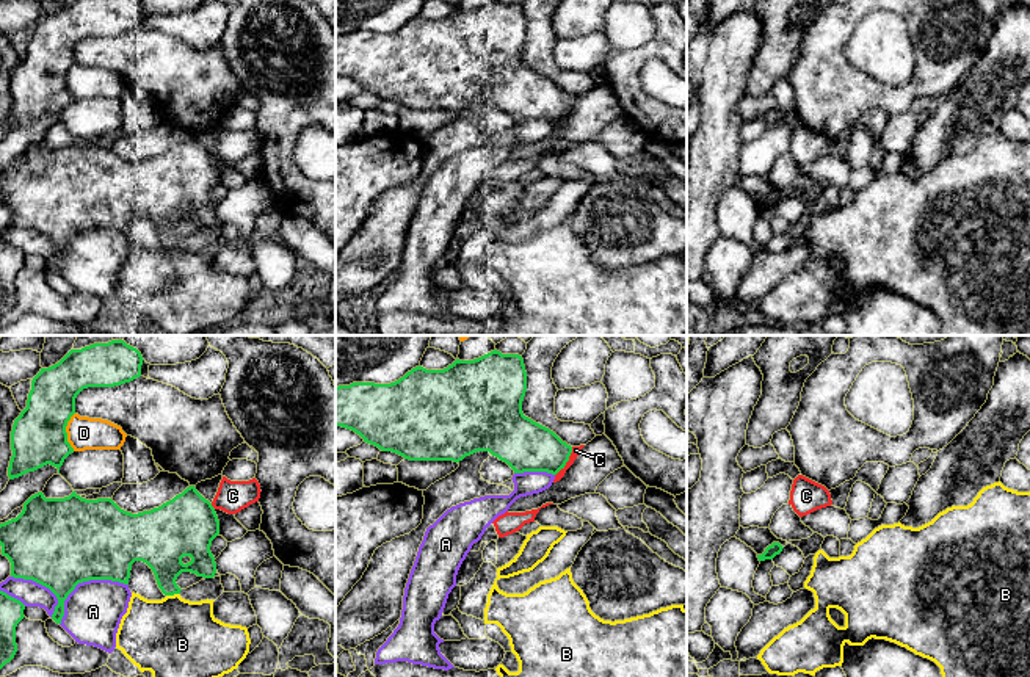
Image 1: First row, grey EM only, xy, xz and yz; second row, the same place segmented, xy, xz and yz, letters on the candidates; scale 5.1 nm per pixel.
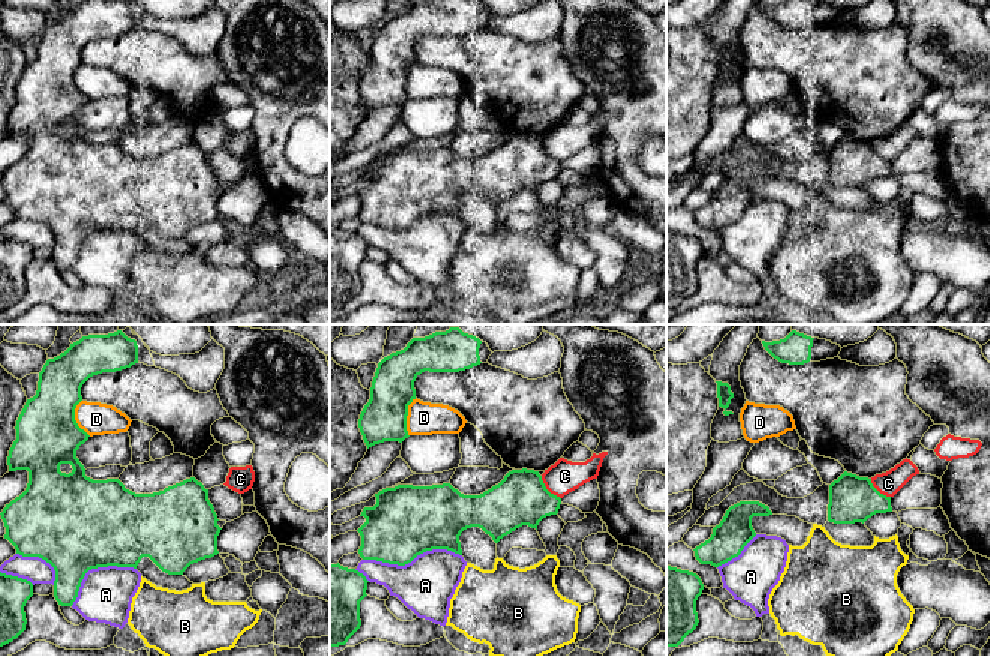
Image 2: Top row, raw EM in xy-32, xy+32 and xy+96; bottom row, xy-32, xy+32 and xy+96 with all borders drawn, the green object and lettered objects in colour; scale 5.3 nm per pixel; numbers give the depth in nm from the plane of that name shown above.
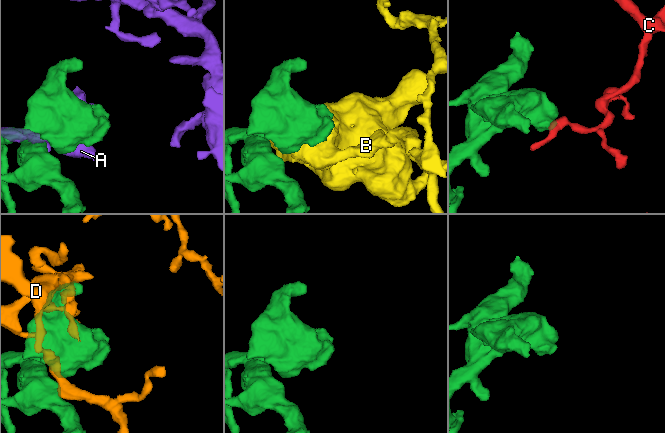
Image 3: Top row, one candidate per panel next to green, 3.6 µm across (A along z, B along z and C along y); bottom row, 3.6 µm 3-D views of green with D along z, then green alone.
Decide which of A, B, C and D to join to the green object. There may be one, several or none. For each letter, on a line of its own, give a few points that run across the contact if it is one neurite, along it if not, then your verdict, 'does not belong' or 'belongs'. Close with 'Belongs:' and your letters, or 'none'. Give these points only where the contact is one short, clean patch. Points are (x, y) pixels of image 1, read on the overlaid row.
A: does not belong
B: does not belong
C: line xz (573, 447), (566, 464), (555, 475); does not belong
D: does not belong
Belongs: none

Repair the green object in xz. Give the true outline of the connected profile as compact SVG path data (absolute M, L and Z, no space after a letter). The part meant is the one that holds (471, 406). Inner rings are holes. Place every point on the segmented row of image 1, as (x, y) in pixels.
M494 349L473 360L456 359L444 370L426 370L419 365L390 384L339 386L335 426L351 429L364 442L409 461L459 462L477 451L489 451L514 473L557 475L569 461L572 447L524 415L525 392L527 371L522 356Z

